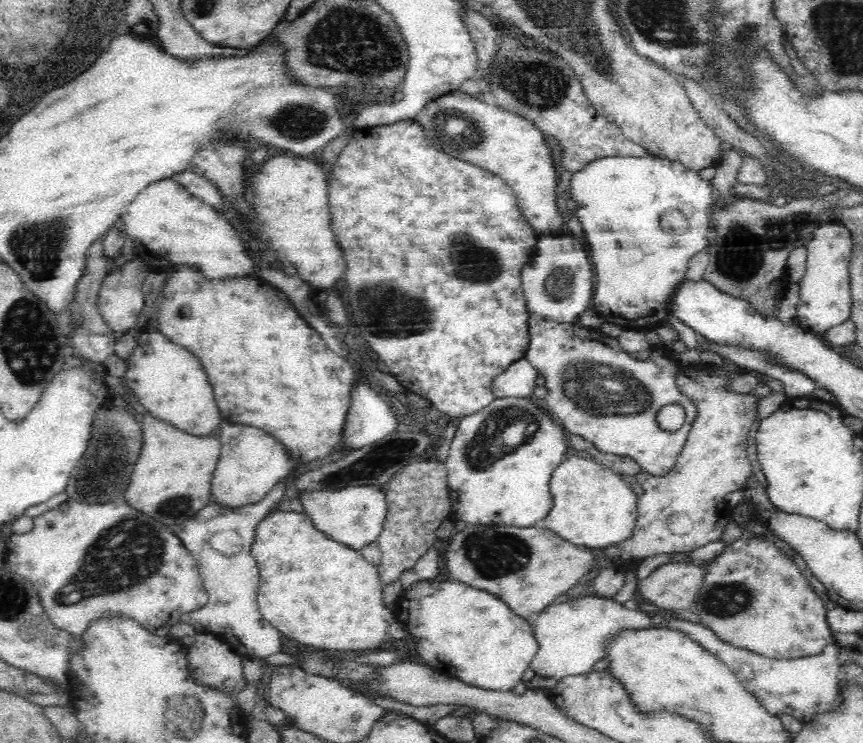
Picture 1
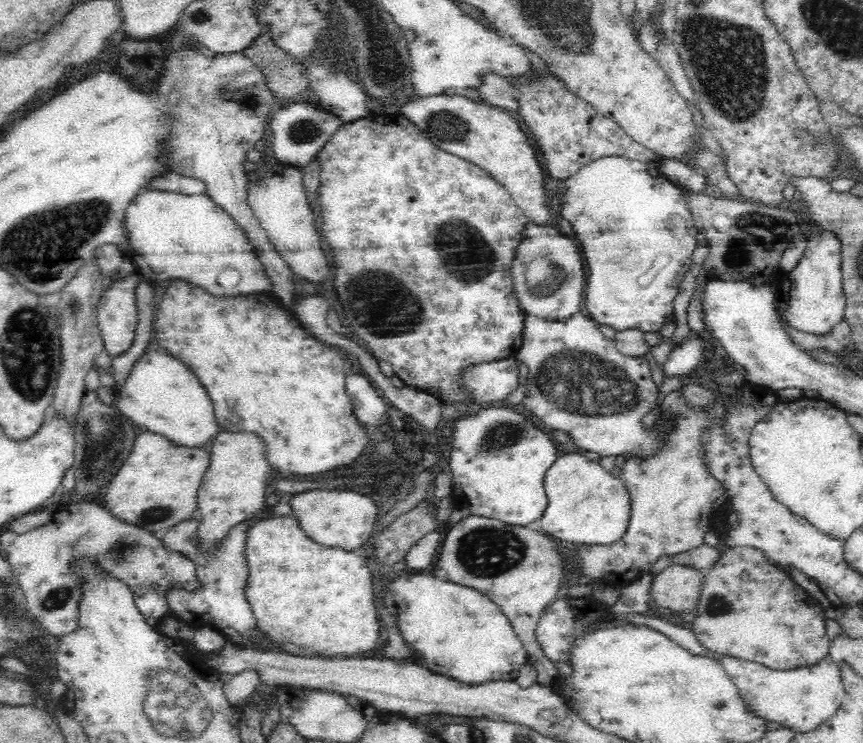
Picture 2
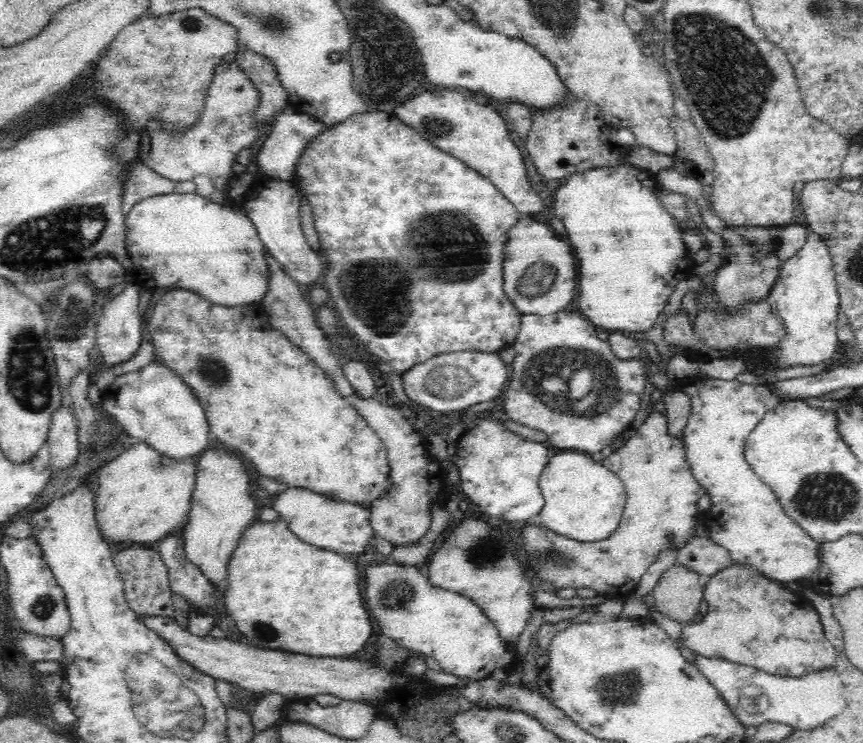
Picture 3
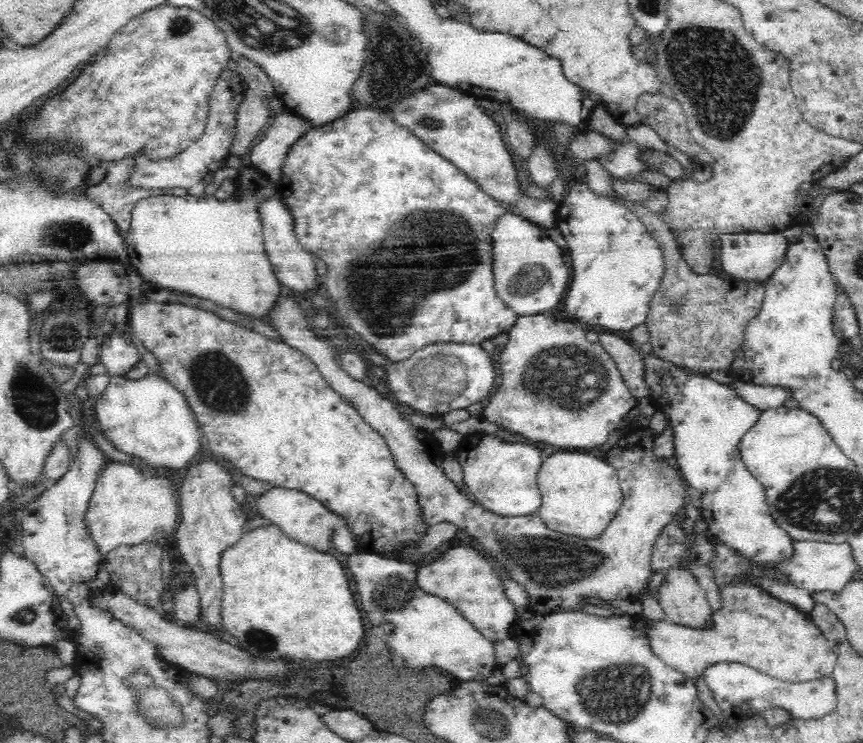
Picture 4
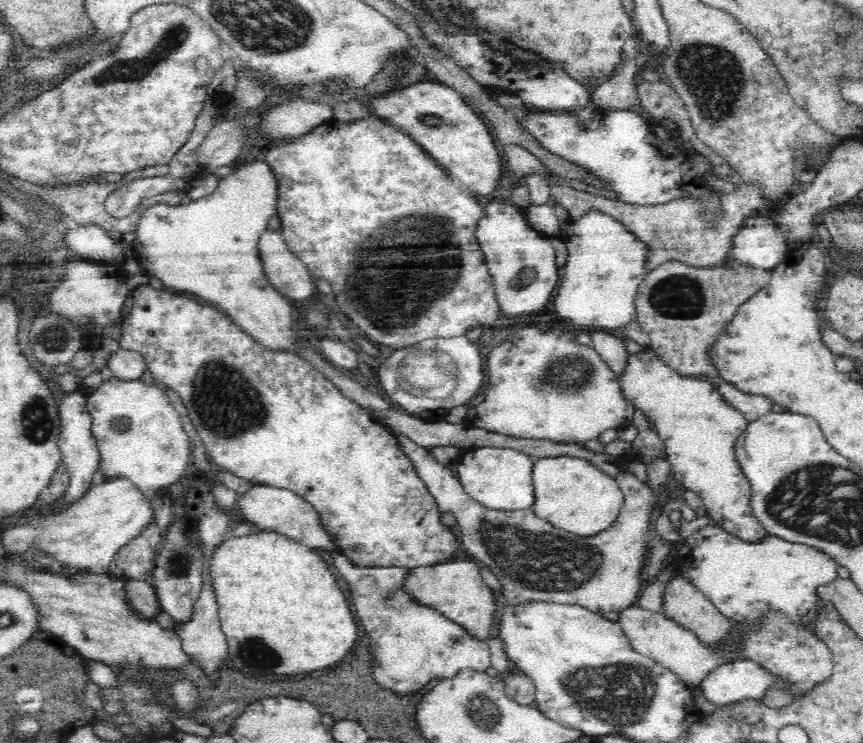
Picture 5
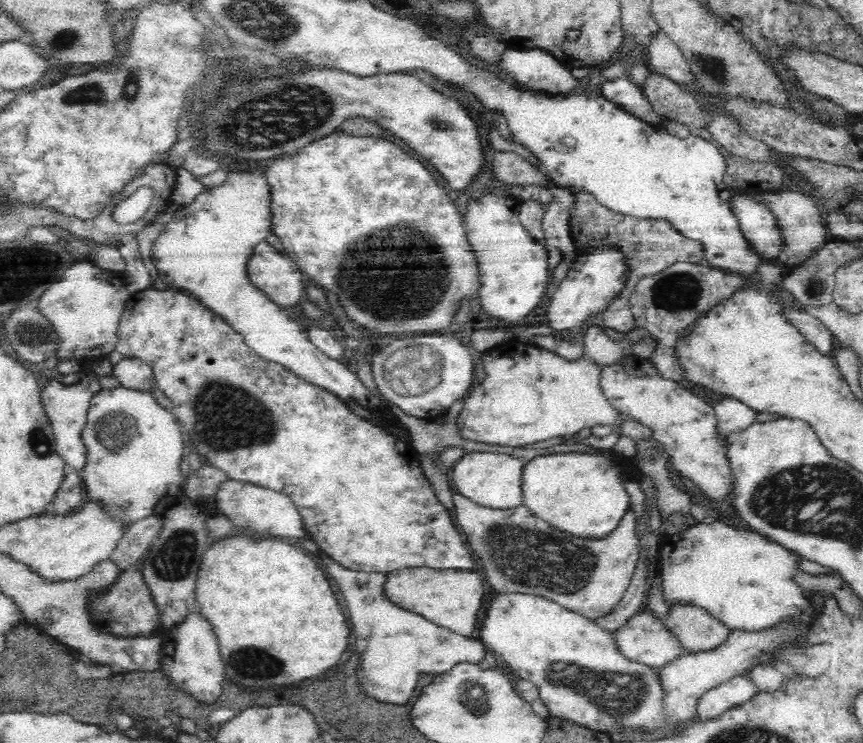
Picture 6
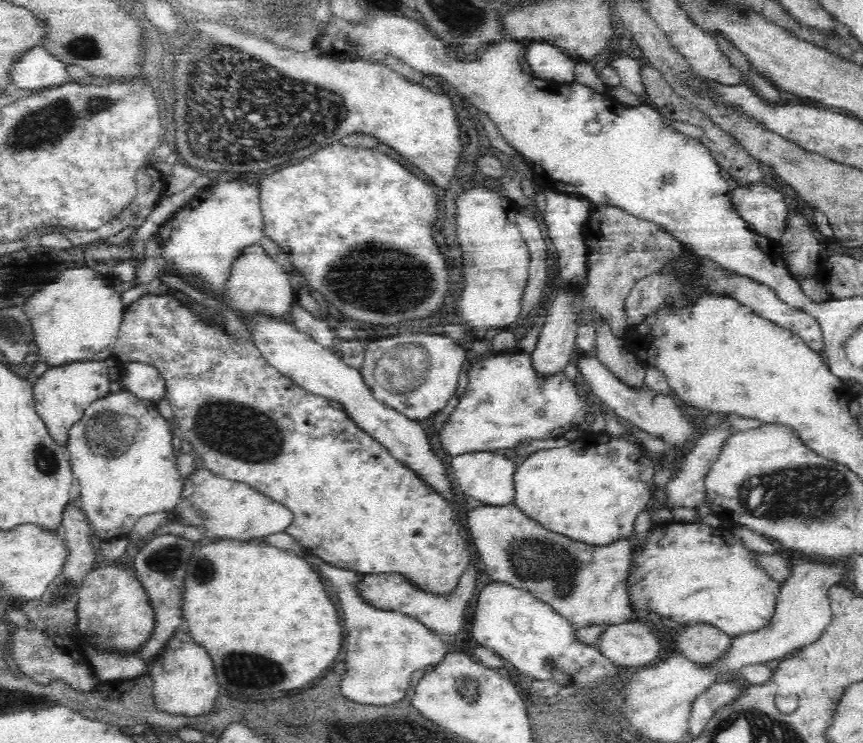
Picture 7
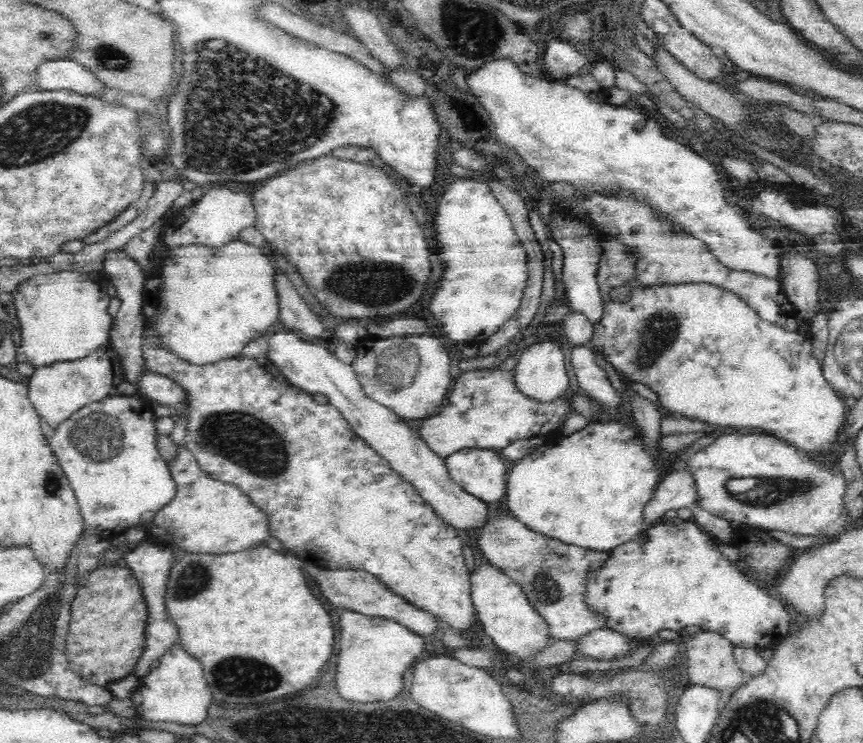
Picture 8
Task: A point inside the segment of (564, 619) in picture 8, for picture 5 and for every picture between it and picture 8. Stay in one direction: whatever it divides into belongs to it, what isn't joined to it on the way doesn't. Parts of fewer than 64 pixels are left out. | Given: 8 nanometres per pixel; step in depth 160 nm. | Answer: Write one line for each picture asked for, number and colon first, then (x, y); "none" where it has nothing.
5: (601, 573)
6: (520, 553)
7: (586, 583)

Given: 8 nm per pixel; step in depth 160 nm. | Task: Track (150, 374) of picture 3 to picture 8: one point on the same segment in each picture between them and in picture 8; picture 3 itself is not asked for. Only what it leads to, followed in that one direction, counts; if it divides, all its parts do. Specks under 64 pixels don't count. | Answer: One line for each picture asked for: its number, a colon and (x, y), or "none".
4: (148, 417)
5: (139, 433)
6: (133, 445)
7: (125, 472)
8: (108, 451)

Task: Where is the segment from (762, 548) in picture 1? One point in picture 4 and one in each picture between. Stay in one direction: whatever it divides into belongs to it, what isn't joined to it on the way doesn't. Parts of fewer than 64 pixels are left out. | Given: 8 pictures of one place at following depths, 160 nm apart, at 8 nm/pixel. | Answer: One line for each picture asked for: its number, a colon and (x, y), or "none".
2: (750, 608)
3: (753, 620)
4: (752, 627)

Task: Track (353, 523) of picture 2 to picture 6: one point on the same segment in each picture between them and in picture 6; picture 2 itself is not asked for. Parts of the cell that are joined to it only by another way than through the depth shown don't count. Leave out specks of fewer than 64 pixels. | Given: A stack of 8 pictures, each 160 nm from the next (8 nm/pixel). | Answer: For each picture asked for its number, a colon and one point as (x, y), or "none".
3: (341, 526)
4: (306, 520)
5: (266, 508)
6: (261, 511)

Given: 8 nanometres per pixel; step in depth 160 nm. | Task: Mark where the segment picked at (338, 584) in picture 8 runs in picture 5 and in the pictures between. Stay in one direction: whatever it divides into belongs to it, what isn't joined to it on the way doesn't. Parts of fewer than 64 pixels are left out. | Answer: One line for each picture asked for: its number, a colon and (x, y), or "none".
5: (456, 588)
6: (450, 597)
7: (444, 614)

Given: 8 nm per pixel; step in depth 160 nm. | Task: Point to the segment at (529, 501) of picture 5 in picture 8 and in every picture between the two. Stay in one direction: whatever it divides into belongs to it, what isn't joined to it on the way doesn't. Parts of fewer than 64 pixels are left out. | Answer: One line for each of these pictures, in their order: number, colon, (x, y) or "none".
6: (493, 480)
7: (488, 477)
8: (480, 472)

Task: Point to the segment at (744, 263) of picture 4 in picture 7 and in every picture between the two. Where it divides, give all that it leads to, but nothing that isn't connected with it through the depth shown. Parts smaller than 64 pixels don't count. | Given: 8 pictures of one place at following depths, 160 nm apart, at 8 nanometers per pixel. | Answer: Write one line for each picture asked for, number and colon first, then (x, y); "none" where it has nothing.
5: (760, 243)
6: (759, 226)
7: (762, 207)

